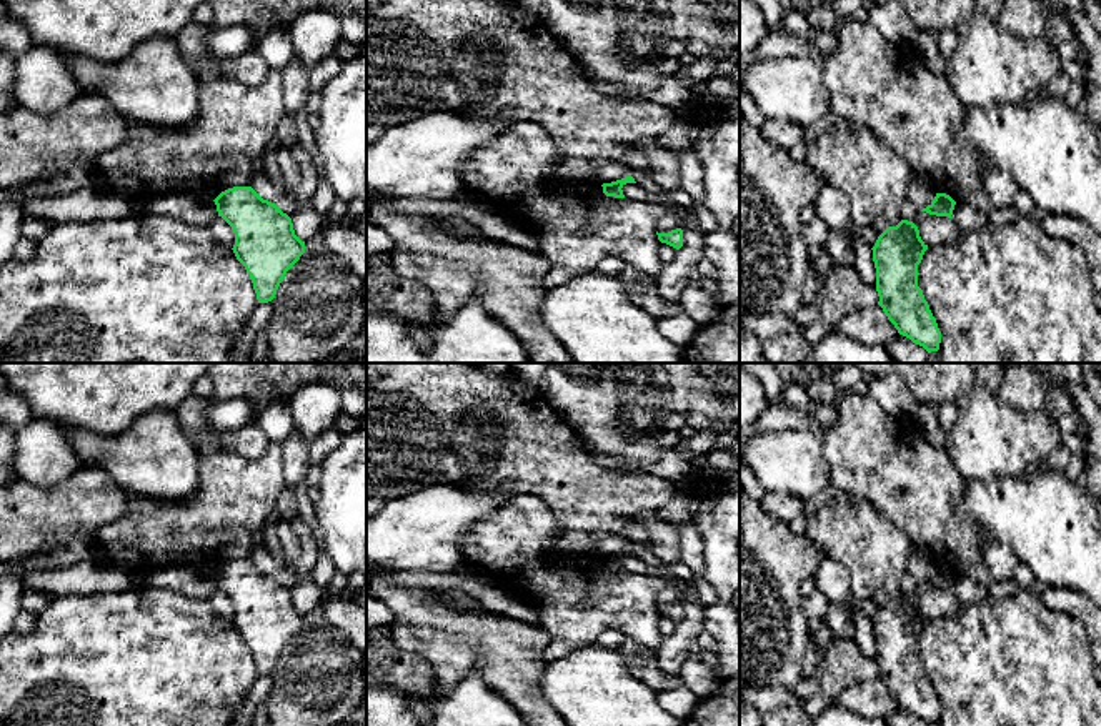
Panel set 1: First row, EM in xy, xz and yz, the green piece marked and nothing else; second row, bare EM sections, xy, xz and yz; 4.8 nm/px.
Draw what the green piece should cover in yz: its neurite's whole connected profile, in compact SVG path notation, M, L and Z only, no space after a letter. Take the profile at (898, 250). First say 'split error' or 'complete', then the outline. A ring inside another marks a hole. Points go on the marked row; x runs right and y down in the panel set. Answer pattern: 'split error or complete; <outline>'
complete; M901 220L896 226L888 226L871 250L878 305L899 335L923 346L928 353L938 351L941 331L923 290L918 286L918 265L928 250L918 226Z

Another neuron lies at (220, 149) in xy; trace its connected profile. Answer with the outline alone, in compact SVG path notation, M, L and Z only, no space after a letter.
M275 70L258 87L227 78L200 82L198 115L188 125L162 128L127 120L122 167L97 170L97 177L142 203L168 193L213 201L228 188L250 185L283 117L283 82Z

